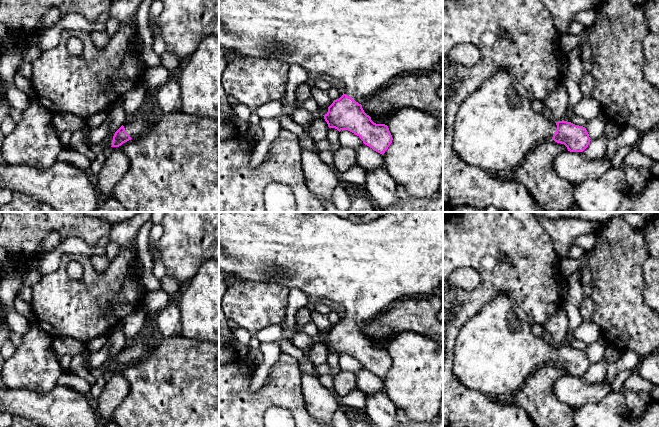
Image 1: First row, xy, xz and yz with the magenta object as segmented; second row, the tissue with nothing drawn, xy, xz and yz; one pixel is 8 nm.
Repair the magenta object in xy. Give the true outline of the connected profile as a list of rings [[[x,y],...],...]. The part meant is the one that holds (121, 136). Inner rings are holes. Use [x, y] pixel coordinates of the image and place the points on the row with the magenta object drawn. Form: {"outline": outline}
{"outline": [[[148,110],[140,118],[133,118],[125,122],[114,134],[111,147],[119,147],[123,143],[137,138],[147,132],[151,126],[150,119],[147,117]]]}

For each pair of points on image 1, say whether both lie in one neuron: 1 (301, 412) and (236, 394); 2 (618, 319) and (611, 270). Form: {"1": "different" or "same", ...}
{"1": "same", "2": "same"}

